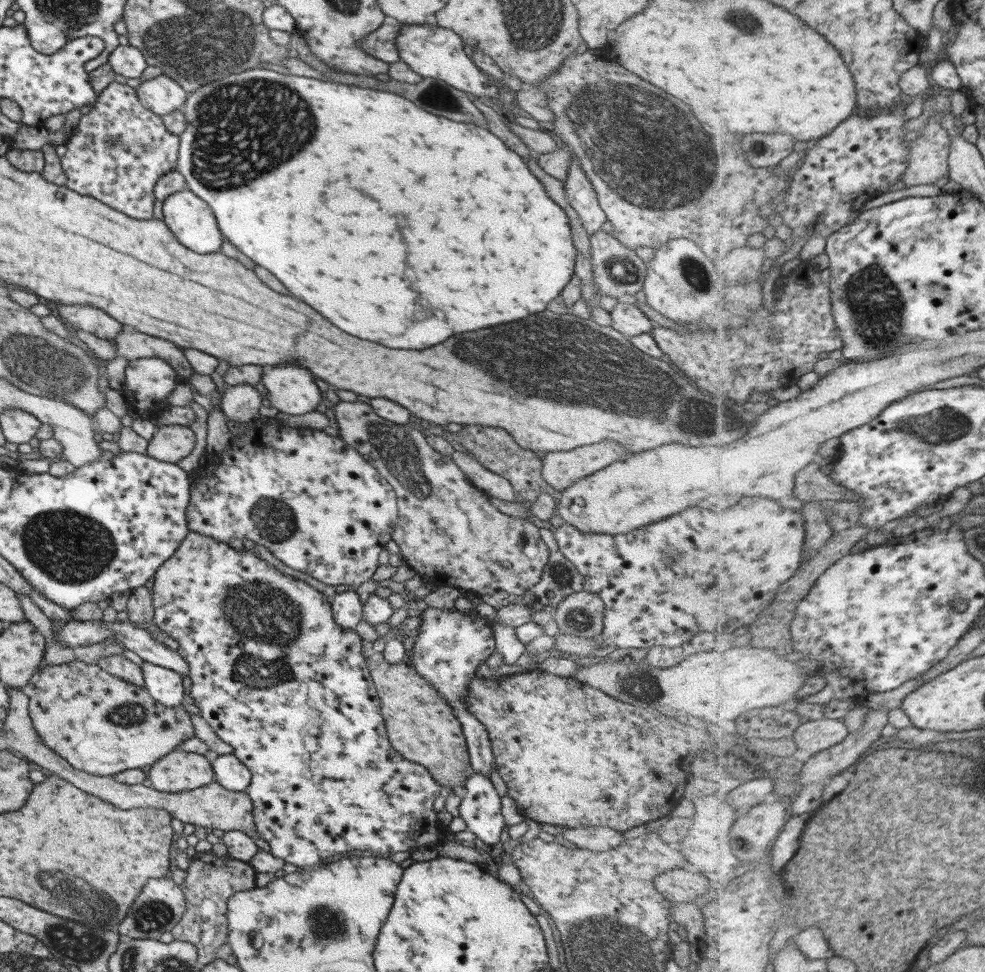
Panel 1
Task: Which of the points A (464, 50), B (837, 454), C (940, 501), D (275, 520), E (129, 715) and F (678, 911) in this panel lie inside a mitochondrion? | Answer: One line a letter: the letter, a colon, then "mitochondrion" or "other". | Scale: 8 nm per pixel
A: other
B: other
C: other
D: mitochondrion
E: mitochondrion
F: other

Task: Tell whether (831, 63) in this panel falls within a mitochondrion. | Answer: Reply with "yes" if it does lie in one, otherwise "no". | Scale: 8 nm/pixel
no

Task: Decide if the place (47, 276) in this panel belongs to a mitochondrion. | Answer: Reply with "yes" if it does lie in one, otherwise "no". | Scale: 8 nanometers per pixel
no

